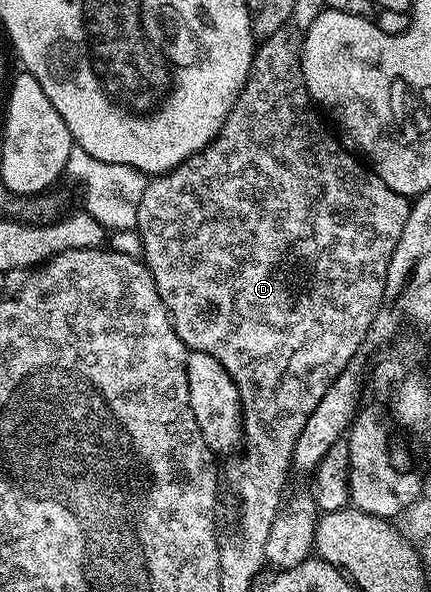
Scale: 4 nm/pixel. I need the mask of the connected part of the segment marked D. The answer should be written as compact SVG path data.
M292 22L283 24L281 28L274 30L274 34L259 41L256 54L252 57L248 81L244 83L244 89L240 91L240 97L234 102L220 133L202 151L196 152L189 160L182 161L177 168L153 175L149 179L142 194L142 202L138 202L135 226L135 231L140 232L140 244L144 247L142 259L154 278L154 286L170 314L178 338L182 338L188 349L210 354L212 358L222 362L240 395L244 438L238 454L229 459L233 460L229 462L228 469L223 469L222 476L227 487L229 484L240 499L240 534L228 536L232 541L232 548L228 548L228 564L236 568L236 564L244 560L244 564L248 564L248 568L244 568L248 576L253 576L252 564L256 564L256 540L264 536L264 528L270 528L285 499L284 486L288 482L288 472L293 471L295 443L302 434L302 426L306 426L306 418L314 414L314 406L322 402L322 394L330 390L338 374L342 374L342 370L346 370L346 366L361 351L360 347L365 347L376 311L384 302L386 270L390 266L394 246L398 246L398 238L402 238L402 229L406 227L410 207L409 197L390 190L390 186L386 186L386 182L382 182L382 178L378 178L376 171L359 155L353 154L335 135L332 137L328 133L329 125L313 104L312 95L306 90L306 82L302 78L300 47L304 44L304 34L294 25Z

